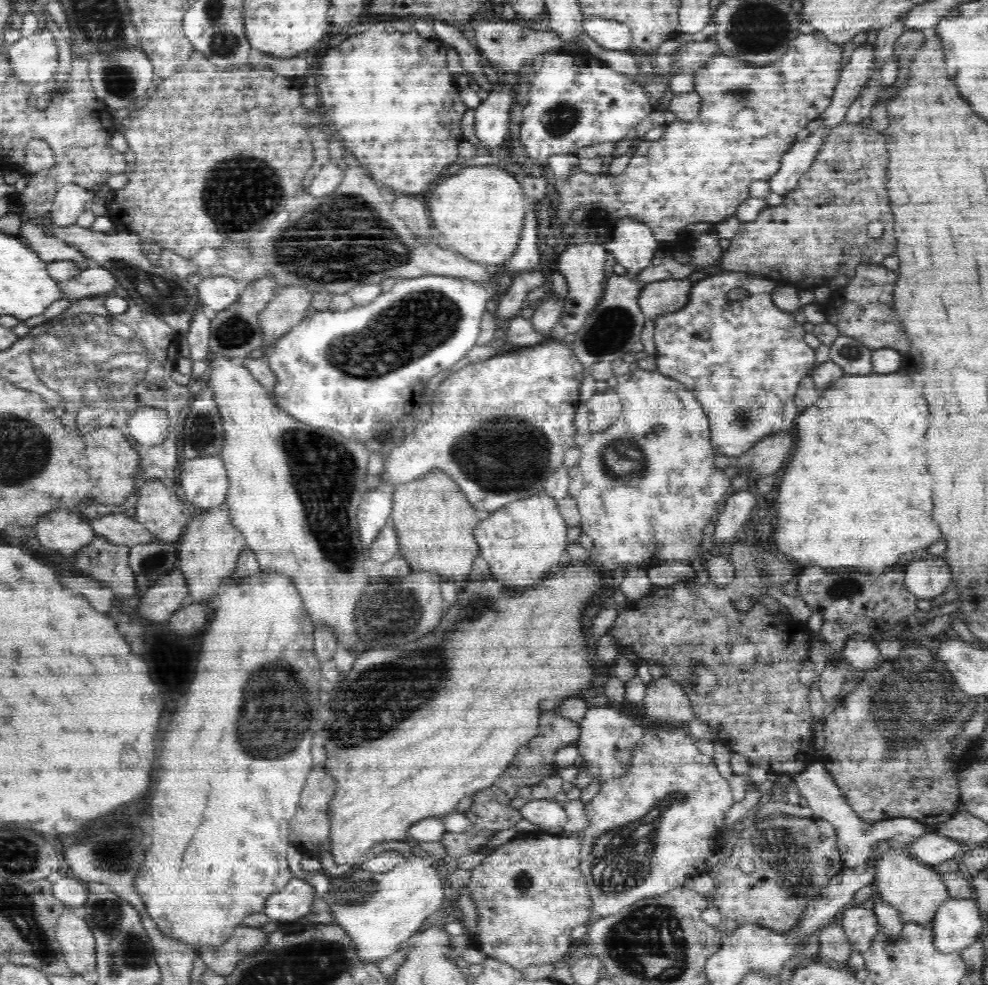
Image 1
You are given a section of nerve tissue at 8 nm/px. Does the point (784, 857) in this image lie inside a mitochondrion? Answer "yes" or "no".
yes

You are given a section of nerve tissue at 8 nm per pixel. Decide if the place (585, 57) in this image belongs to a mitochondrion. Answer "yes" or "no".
no

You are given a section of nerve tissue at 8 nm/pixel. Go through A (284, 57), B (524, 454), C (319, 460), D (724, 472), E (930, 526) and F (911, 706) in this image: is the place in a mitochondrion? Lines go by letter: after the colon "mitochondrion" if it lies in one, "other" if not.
A: other
B: mitochondrion
C: mitochondrion
D: other
E: other
F: mitochondrion

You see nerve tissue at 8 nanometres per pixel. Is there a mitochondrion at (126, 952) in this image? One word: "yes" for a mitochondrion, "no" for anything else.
yes

